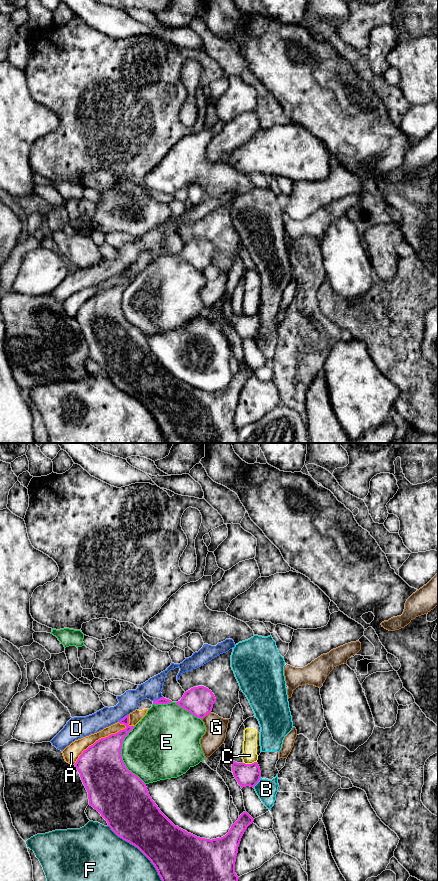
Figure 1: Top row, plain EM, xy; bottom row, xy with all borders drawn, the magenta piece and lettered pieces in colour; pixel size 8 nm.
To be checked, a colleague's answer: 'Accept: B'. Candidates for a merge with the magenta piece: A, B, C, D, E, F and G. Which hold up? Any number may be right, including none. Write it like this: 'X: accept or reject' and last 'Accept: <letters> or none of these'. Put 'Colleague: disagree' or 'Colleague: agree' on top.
Colleague: disagree
A: reject
B: reject
C: reject
D: reject
E: reject
F: reject
G: reject
Accept: none of these

